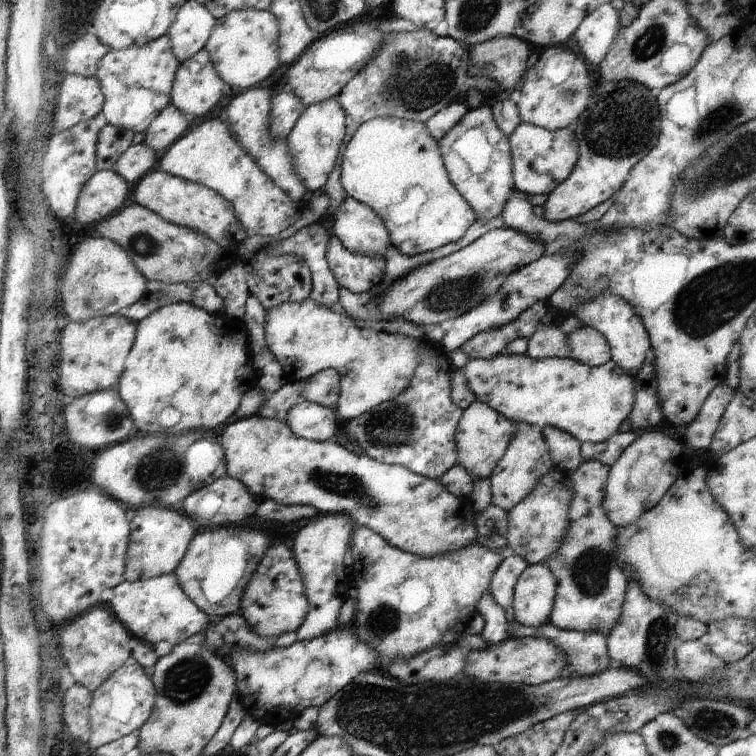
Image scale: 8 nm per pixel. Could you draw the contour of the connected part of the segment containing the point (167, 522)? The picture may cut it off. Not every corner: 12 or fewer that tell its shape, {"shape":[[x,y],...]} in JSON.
{"shape":[[142,505],[130,521],[124,581],[173,573],[197,524]]}

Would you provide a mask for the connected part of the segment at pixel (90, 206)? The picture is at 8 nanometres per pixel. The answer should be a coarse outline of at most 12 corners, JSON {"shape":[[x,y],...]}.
{"shape":[[112,169],[96,171],[74,214],[88,224],[117,213],[132,186]]}

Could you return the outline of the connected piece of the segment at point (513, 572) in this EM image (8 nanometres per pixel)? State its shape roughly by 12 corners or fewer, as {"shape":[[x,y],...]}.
{"shape":[[508,553],[488,589],[504,610],[513,603],[515,584],[527,566]]}

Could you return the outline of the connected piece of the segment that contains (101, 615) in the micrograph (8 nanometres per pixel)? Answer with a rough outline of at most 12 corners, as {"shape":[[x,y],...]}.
{"shape":[[106,608],[60,630],[76,683],[96,690],[129,662],[131,634]]}

